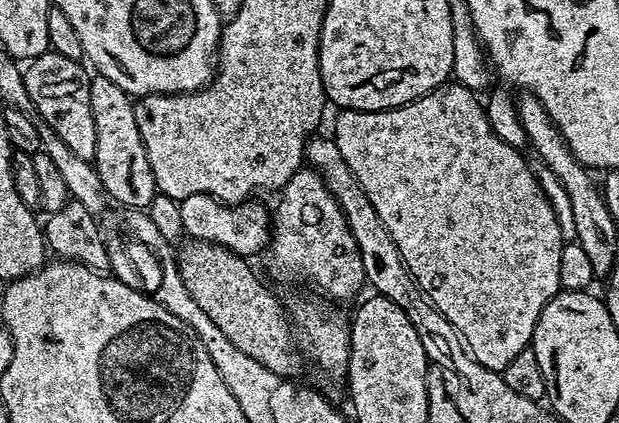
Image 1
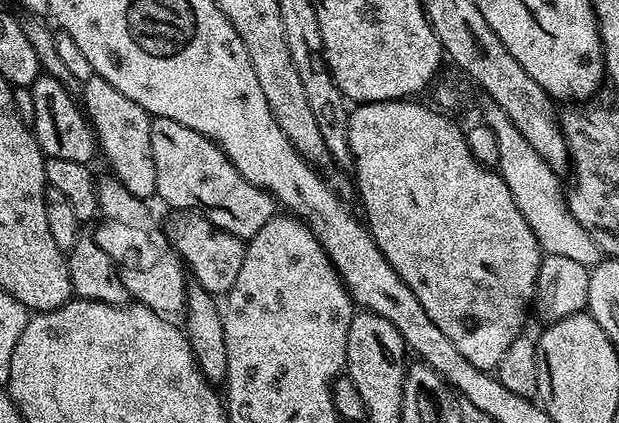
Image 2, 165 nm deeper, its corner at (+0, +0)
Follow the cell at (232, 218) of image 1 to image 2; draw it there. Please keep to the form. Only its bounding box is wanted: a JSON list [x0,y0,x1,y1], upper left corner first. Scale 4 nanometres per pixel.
[162,209,246,296]

